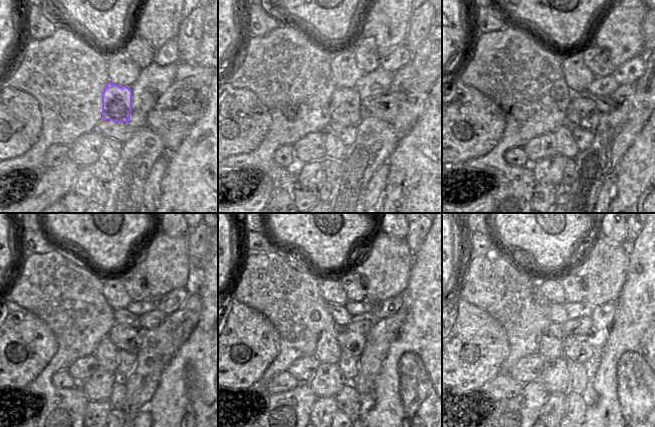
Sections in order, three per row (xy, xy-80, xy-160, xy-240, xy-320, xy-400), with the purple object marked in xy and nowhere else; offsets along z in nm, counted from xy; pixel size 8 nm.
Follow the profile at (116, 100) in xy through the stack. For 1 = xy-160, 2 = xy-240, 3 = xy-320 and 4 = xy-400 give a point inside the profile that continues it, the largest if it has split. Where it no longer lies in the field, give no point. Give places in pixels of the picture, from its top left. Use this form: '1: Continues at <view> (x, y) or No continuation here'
1: Continues at xy-160 (582, 112)
2: Continues at xy-240 (127, 338)
3: Continues at xy-320 (352, 343)
4: Continues at xy-400 (582, 349).

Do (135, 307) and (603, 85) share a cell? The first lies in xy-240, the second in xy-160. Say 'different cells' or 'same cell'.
same cell

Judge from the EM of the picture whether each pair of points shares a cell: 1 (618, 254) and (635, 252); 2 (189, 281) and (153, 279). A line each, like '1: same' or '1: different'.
1: different
2: same

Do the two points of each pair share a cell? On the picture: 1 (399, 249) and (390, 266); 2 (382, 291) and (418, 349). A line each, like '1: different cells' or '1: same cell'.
1: same cell
2: different cells

